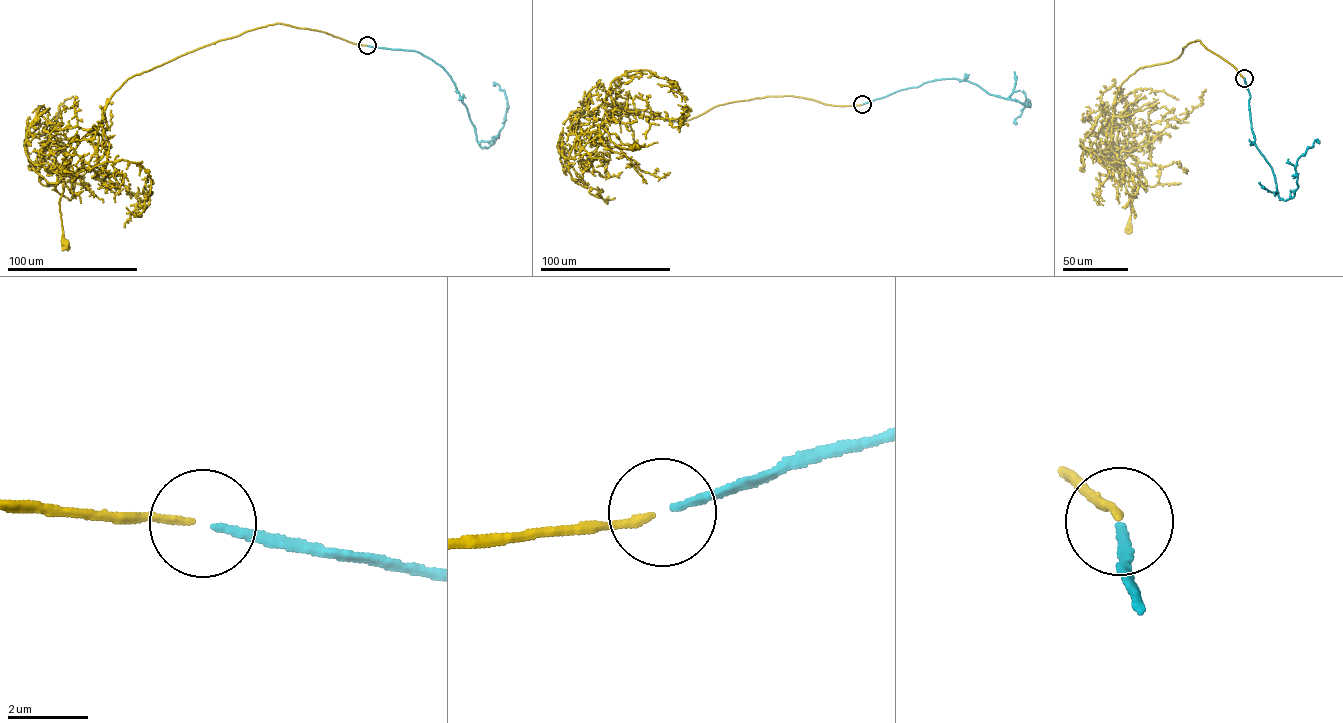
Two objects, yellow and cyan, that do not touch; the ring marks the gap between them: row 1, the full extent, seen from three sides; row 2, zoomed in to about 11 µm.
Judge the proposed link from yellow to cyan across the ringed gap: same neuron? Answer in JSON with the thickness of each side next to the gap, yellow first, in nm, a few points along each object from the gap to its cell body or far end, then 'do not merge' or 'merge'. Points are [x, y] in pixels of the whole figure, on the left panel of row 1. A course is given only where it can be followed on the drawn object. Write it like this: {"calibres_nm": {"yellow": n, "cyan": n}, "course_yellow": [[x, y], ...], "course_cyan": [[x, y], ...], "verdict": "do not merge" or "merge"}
{"calibres_nm": {"yellow": 180, "cyan": 190}, "course_yellow": [[366, 45], [275, 23], [127, 78], [107, 103], [98, 128], [80, 141], [63, 177], [59, 203], [65, 243]], "course_cyan": [[367, 45], [417, 51], [443, 68], [465, 106], [482, 147], [493, 144], [505, 117], [505, 94], [494, 85]], "verdict": "merge"}

